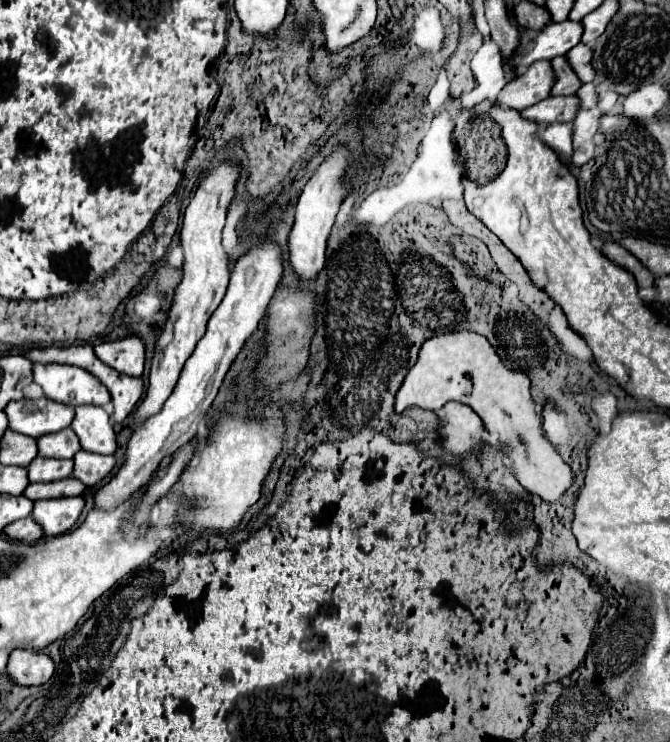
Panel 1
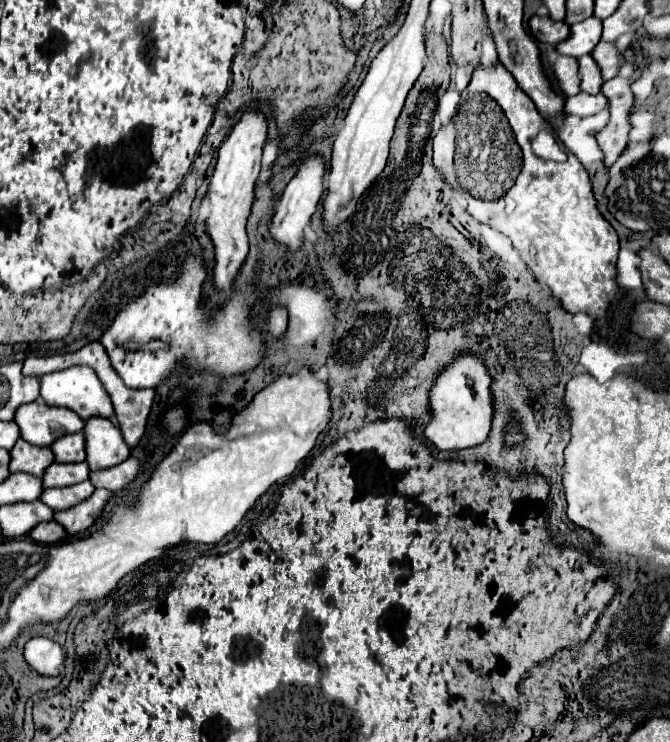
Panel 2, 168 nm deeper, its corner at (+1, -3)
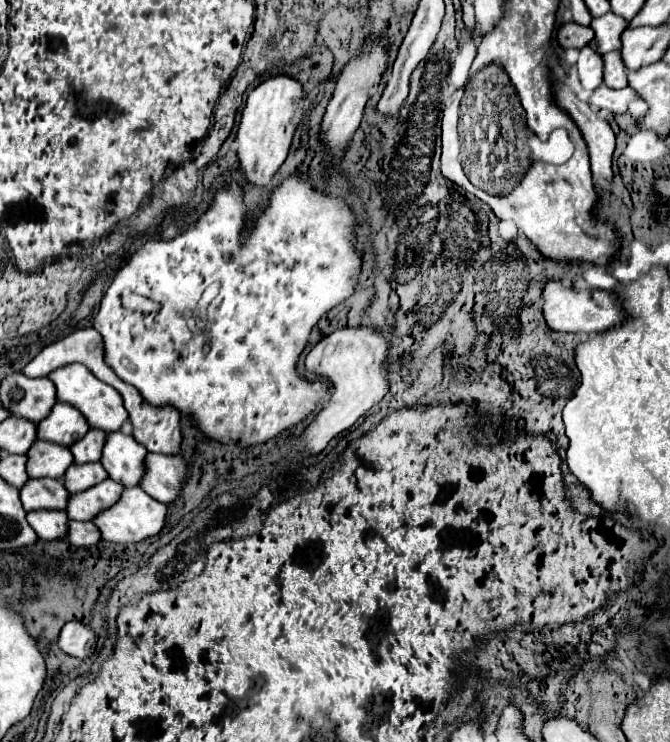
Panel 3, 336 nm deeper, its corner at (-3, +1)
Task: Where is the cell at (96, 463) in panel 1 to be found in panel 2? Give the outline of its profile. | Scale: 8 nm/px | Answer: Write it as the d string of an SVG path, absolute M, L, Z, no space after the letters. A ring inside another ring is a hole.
M129 456L125 462L113 466L113 468L91 472L89 480L93 482L95 488L107 488L111 492L117 492L125 484L129 484L137 474L139 474L139 460Z

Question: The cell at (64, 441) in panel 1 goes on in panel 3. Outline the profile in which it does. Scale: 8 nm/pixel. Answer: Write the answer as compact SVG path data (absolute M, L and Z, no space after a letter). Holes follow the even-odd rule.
M91 428L85 438L81 438L77 444L73 444L71 452L75 456L77 464L85 464L85 462L99 462L101 460L101 450L105 444L107 434L105 432L97 432L95 428Z

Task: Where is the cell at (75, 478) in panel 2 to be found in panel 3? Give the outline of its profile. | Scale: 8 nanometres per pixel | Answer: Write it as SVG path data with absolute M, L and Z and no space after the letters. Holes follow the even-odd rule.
M73 464L73 468L69 468L69 472L65 472L63 484L69 488L69 492L77 494L77 492L85 492L89 488L93 488L95 484L107 480L109 474L105 472L105 468L101 468L101 464Z

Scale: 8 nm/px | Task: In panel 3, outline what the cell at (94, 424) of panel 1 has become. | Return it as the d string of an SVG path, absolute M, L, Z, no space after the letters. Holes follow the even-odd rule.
M111 432L107 434L101 464L109 472L109 478L119 480L127 488L131 488L137 486L145 474L147 454L147 448L133 440L133 436L125 436L123 432Z

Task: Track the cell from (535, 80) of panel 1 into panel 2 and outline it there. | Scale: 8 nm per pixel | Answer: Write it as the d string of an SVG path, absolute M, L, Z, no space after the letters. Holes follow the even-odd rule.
M559 56L551 64L551 72L553 72L553 78L555 78L555 82L559 86L559 92L563 96L579 94L579 88L577 88L577 60L575 58Z

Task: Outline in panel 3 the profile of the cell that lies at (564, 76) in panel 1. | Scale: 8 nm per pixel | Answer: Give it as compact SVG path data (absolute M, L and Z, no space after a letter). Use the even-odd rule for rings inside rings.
M609 52L605 56L605 84L609 88L625 88L627 82L627 68L623 64L621 52Z

